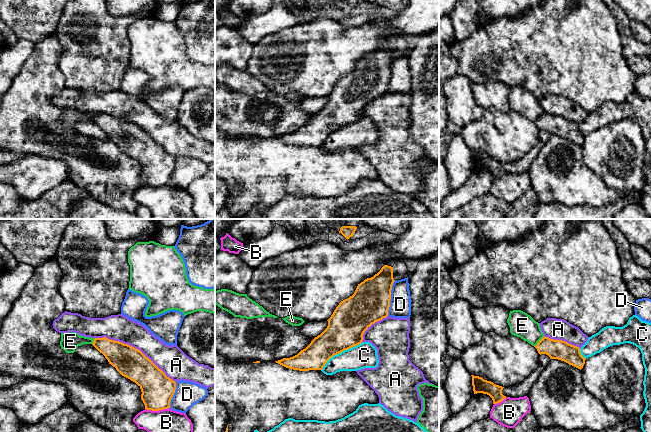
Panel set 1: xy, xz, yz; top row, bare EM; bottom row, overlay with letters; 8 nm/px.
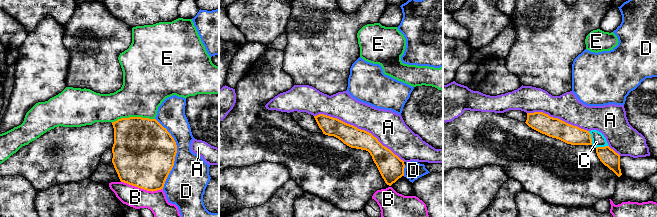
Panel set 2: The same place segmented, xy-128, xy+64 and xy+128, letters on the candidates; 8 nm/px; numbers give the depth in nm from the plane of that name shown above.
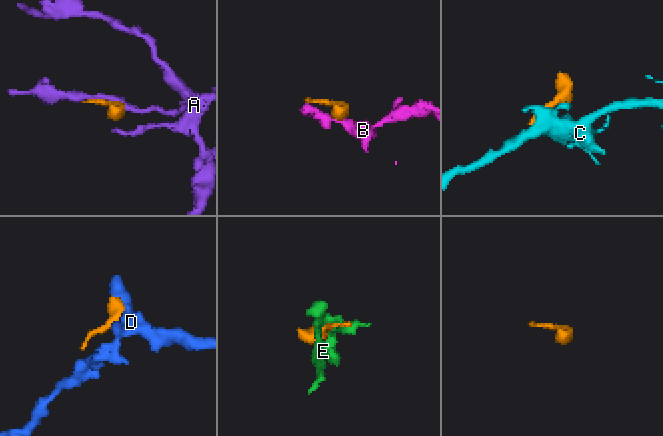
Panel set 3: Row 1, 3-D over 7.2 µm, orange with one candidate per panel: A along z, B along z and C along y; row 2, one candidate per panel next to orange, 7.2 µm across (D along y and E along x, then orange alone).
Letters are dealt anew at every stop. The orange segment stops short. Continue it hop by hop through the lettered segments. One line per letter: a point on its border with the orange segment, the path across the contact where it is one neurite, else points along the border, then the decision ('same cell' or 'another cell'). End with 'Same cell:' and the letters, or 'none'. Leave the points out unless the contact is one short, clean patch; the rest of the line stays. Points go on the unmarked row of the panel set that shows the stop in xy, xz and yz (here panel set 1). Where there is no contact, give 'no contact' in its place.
A: contact xy (135, 124); another cell
B: contact xy (157, 186); another cell
C: contact xz (339, 128); another cell
D: contact xz (390, 74); another cell
E: contact yz (539, 117); another cell
Same cell: none

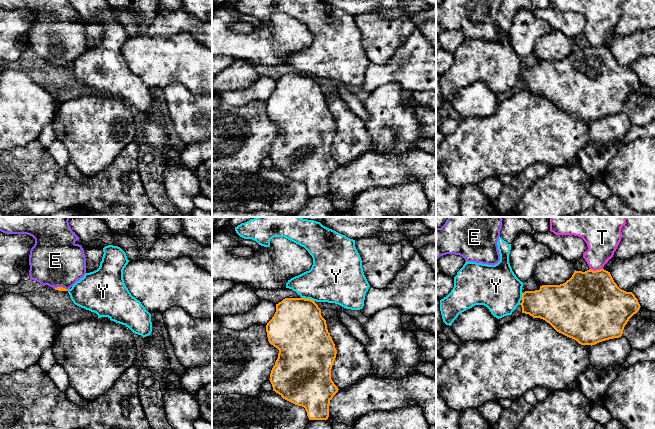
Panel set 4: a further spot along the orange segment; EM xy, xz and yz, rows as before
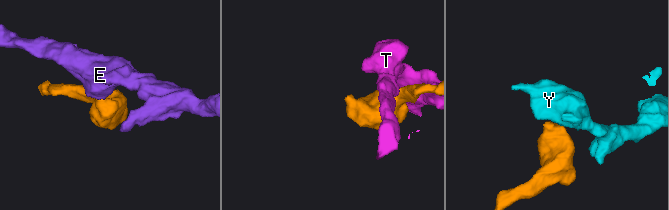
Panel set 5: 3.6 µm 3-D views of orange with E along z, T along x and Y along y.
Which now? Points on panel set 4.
E: contact xy (61, 63); way xy (58, 64), (61, 63), (61, 46), (55, 36); same cell
T: contact yz (596, 46); another cell
Y: contact xz (308, 75); border xz (301, 73), (314, 77); another cell
Same cell: E

